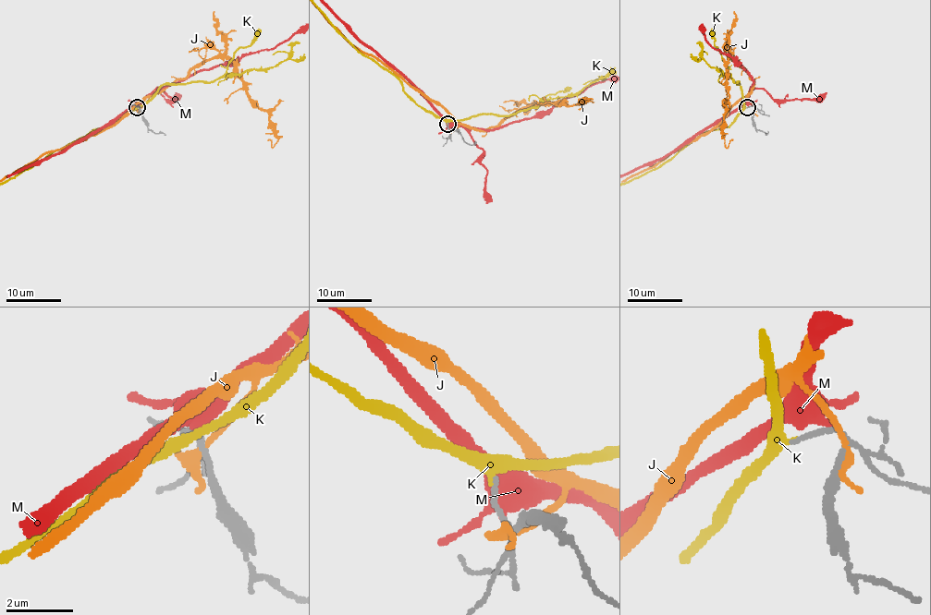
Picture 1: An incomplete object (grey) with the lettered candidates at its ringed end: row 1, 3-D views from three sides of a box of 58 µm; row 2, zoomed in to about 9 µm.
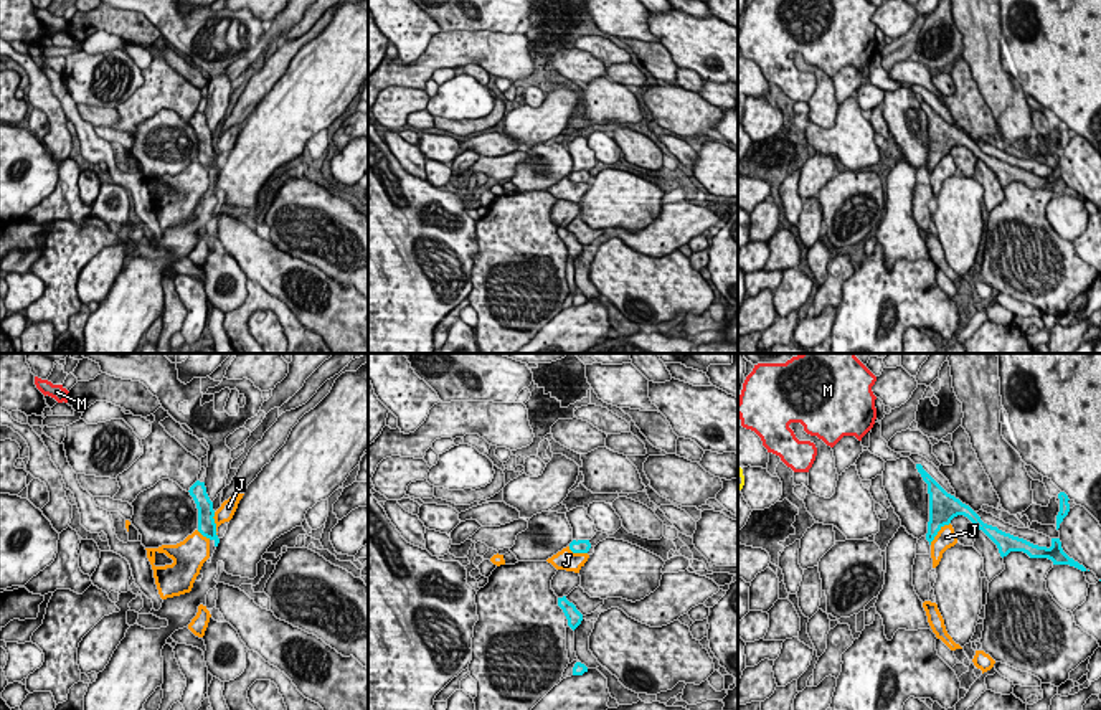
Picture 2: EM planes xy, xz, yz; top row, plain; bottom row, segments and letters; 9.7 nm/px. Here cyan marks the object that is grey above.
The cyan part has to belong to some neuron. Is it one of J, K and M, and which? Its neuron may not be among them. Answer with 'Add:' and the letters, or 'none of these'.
Add: K

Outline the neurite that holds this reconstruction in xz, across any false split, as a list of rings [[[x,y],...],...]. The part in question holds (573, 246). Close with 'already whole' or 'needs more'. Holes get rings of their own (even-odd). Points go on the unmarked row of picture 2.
[[[566,226],[558,228],[558,236],[563,239],[568,249],[568,256],[574,261],[581,254],[583,244],[576,239],[573,233],[566,230]]]; already whole

